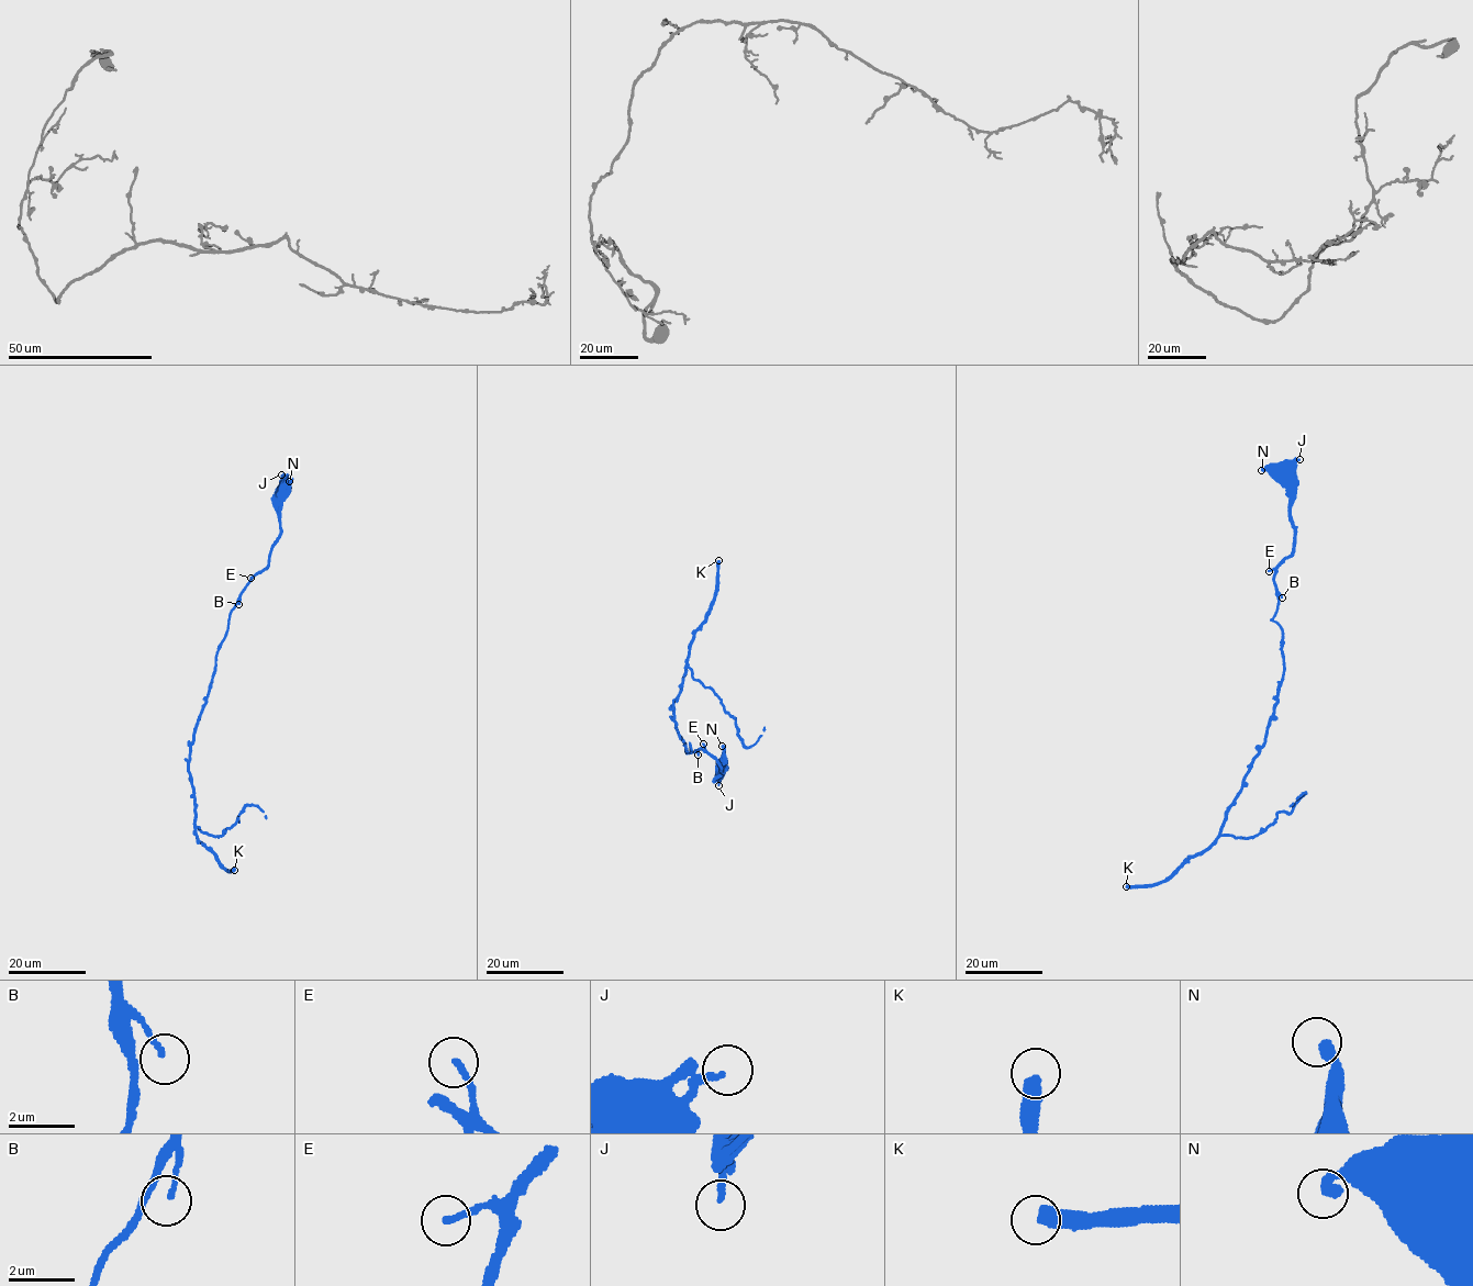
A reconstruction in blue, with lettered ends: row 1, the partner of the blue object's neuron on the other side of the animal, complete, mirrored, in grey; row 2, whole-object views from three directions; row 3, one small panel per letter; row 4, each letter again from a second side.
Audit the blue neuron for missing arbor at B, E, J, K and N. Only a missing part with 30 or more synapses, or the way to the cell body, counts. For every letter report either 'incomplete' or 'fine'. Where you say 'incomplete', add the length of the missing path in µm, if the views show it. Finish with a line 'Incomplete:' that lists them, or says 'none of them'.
B: fine
E: fine
J: fine
K: incomplete; about 300 µm are missing
N: fine
Incomplete: K

